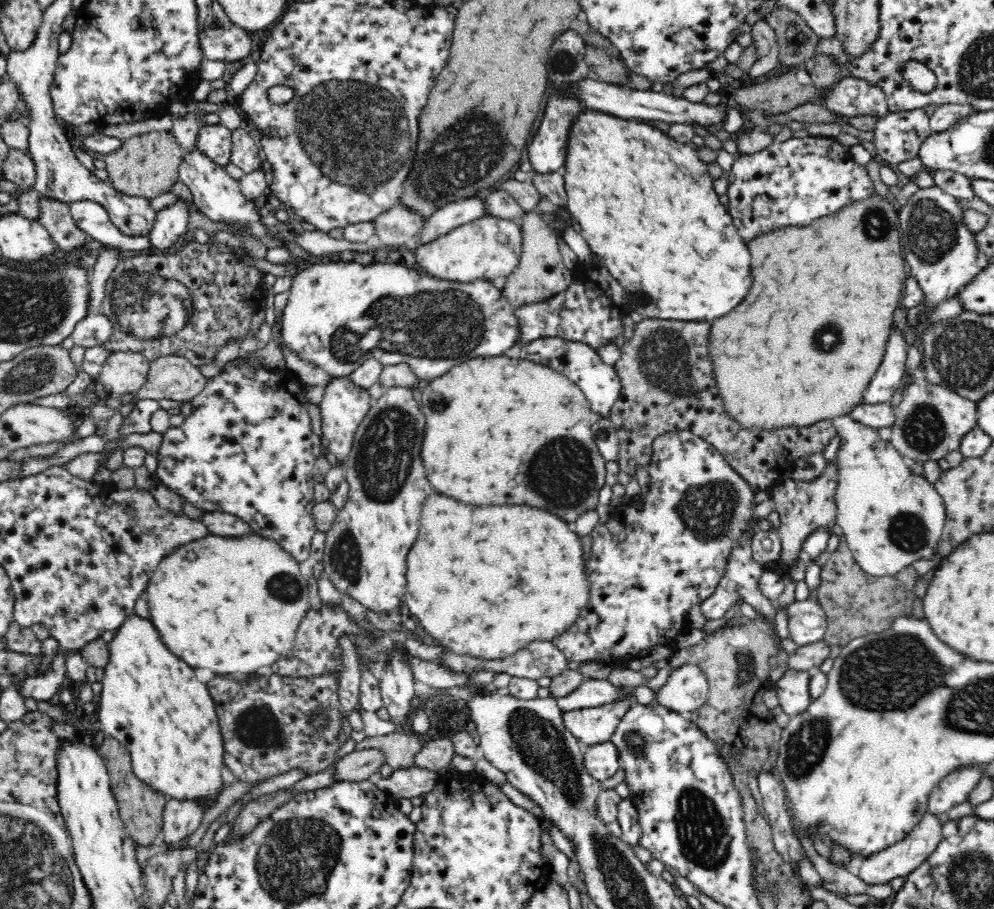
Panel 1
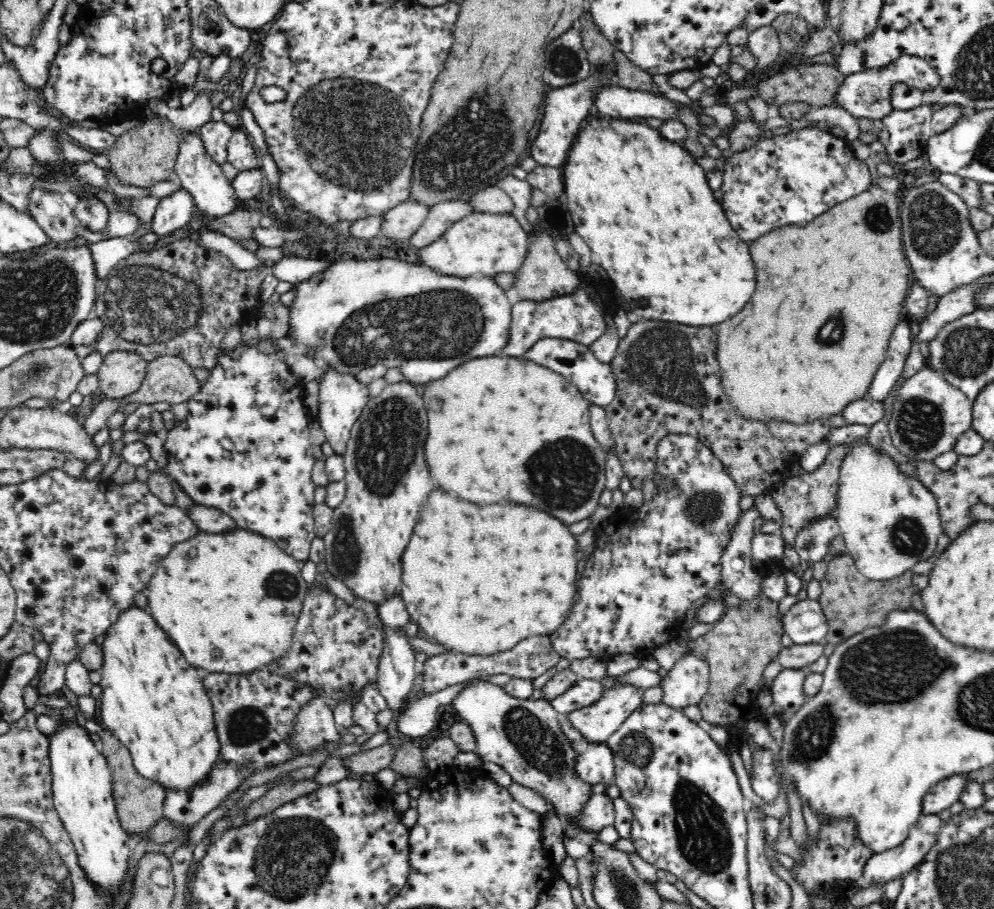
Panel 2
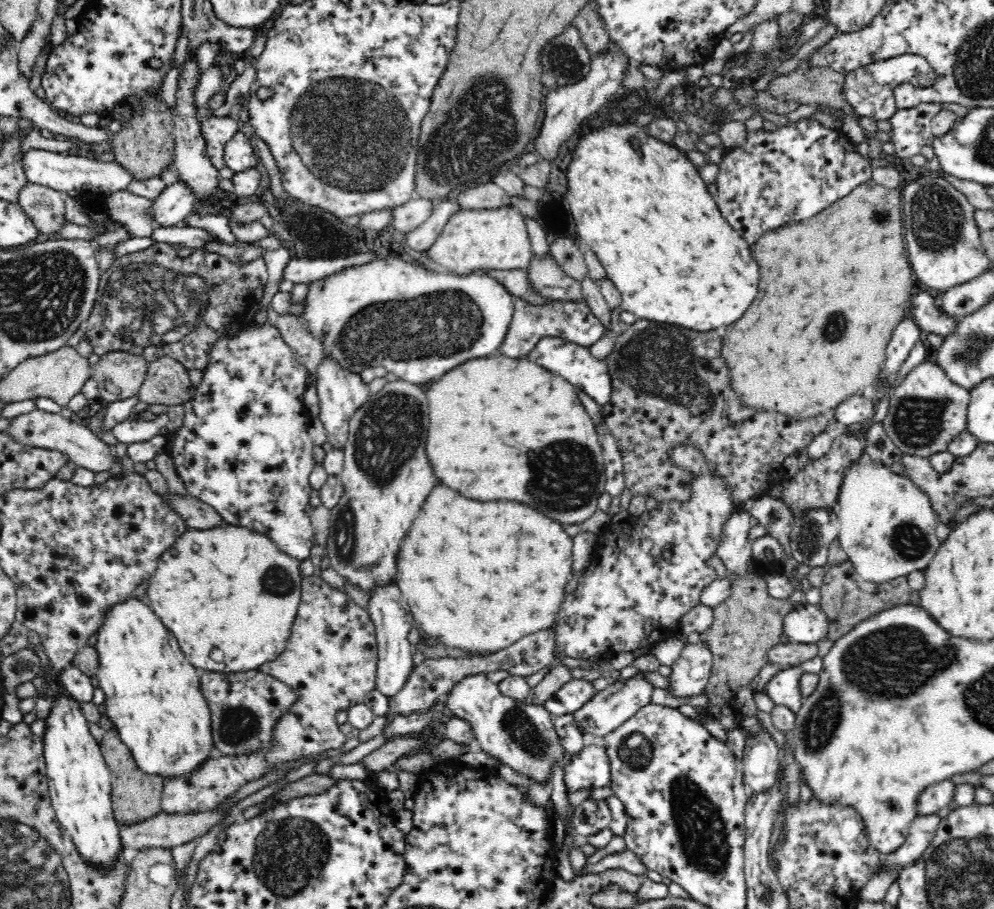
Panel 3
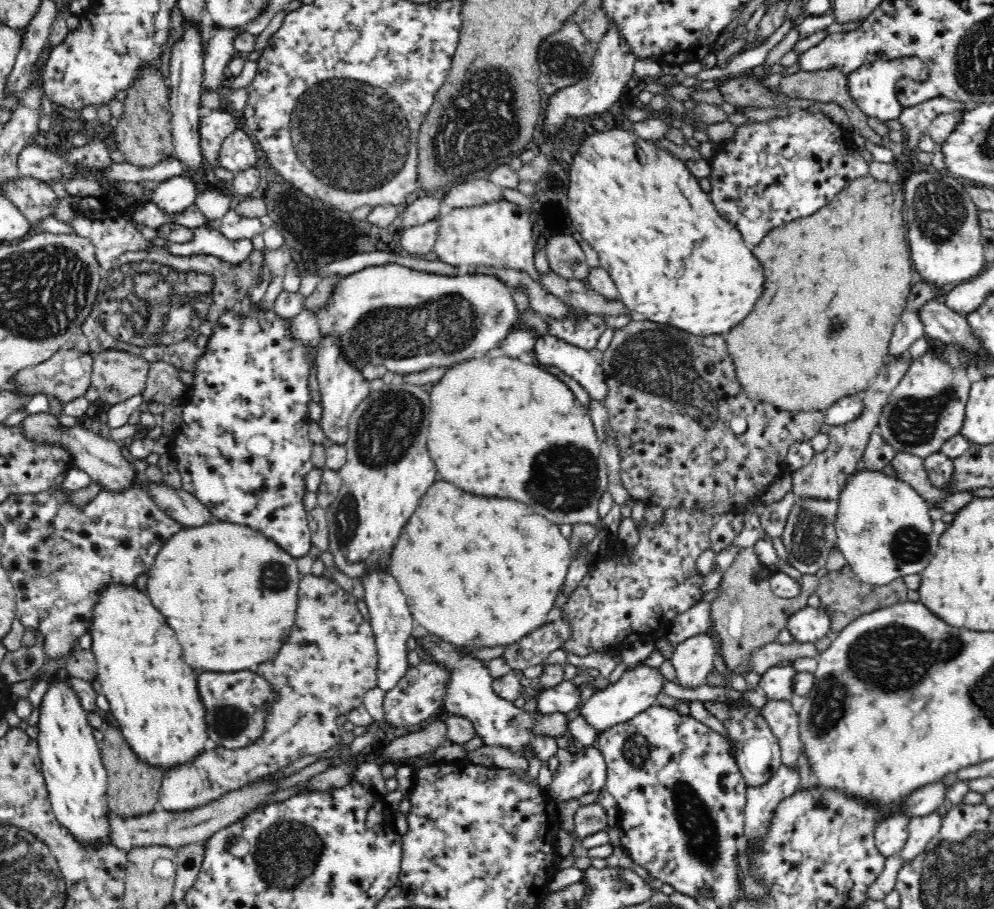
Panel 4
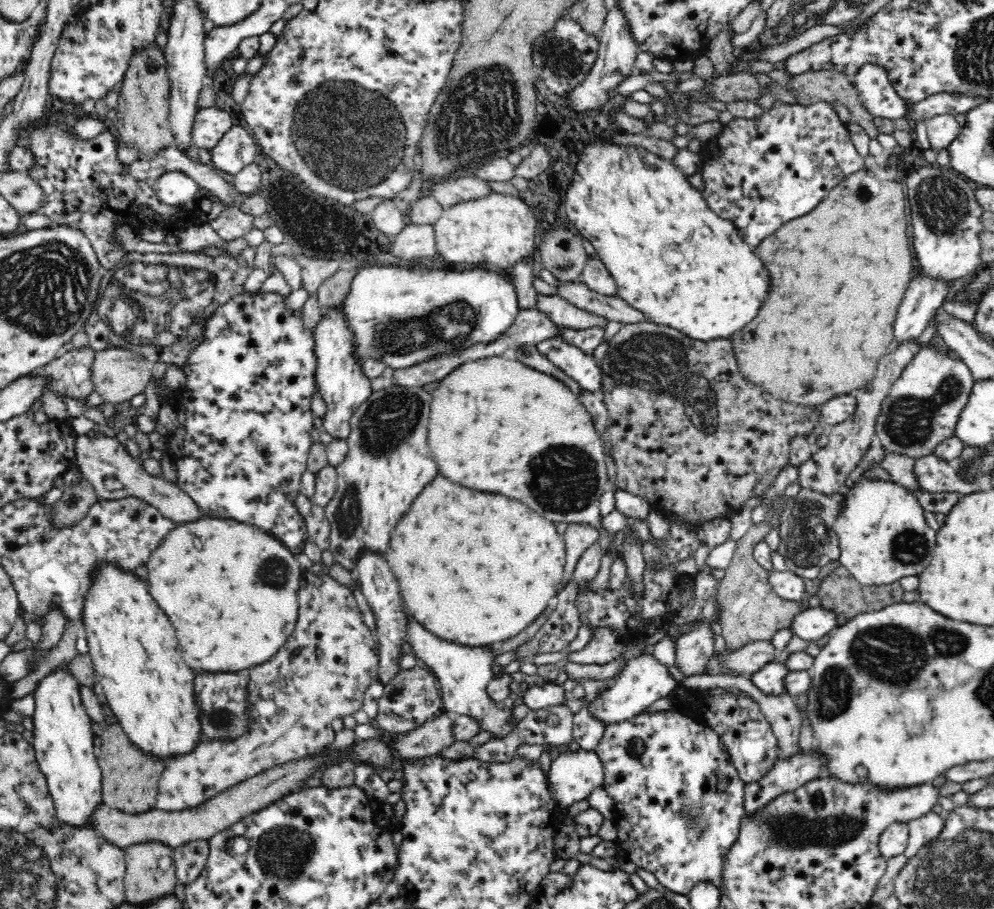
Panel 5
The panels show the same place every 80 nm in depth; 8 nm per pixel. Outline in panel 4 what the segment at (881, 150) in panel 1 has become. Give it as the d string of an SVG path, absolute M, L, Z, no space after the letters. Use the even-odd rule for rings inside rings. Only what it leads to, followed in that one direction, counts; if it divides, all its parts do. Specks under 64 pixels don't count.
M943 96L926 100L916 106L903 107L899 120L903 124L905 135L904 149L915 151L918 147L918 138L921 132L927 132L930 122L939 114L952 113L956 111L965 112L970 107L968 102L958 102Z

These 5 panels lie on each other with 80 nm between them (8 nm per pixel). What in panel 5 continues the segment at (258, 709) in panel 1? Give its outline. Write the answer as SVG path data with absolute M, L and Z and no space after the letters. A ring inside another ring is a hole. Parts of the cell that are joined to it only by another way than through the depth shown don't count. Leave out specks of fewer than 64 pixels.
M210 672L194 680L194 702L200 710L200 728L206 738L236 738L246 732L246 684L248 676Z

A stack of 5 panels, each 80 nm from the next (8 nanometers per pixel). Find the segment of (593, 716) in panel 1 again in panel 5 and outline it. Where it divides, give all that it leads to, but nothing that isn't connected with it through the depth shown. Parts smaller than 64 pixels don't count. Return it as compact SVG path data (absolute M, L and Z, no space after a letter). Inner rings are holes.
M642 652L630 659L615 681L608 686L598 698L589 704L589 711L595 718L606 724L619 723L630 720L634 716L644 713L648 706L652 706L656 700L669 697L680 686L678 680L674 680L668 667L660 663L653 654Z

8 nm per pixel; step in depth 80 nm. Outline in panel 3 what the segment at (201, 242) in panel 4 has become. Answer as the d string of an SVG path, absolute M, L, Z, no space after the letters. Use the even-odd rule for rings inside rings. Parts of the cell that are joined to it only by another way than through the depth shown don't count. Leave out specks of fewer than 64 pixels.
M214 235L212 240L208 240L204 246L200 246L200 248L188 248L184 246L178 247L176 251L178 251L180 256L187 257L194 249L202 249L208 254L216 254L216 256L228 259L228 261L236 263L237 265L252 262L252 260L256 260L258 256L263 256L264 253L264 250L260 249L256 243L226 243L218 239L216 235Z

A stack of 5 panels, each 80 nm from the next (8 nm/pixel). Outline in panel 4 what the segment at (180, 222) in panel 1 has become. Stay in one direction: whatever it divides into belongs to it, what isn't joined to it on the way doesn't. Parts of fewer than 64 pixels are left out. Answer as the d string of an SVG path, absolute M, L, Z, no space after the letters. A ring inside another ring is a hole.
M169 176L166 180L158 182L156 189L151 194L151 200L162 212L174 214L194 204L199 190L200 185L193 181L193 177Z

